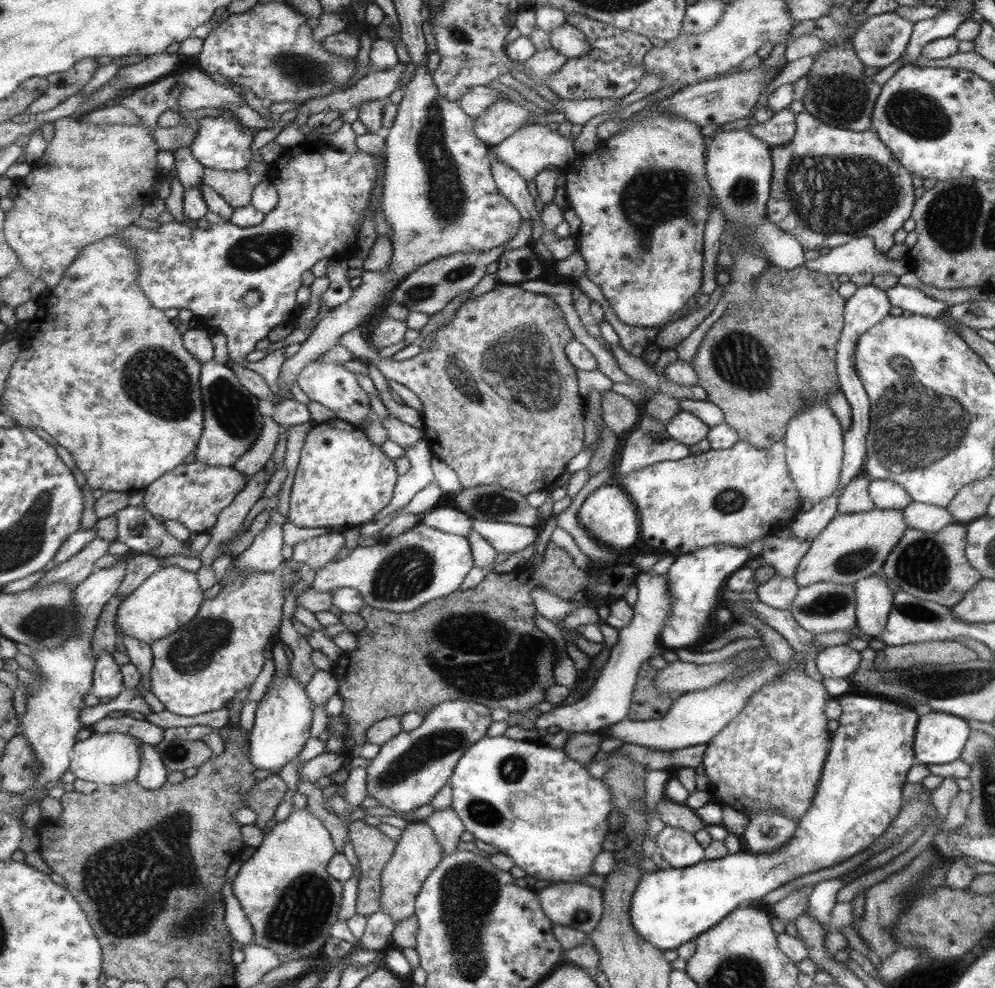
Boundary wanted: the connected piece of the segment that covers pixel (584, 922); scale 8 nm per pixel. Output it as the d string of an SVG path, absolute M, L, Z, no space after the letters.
M574 882L551 883L537 891L552 924L576 928L587 934L597 928L604 903L597 888Z

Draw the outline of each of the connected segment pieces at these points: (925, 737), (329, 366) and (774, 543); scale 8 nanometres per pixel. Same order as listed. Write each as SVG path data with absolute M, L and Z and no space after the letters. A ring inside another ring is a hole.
M923 711L915 729L917 763L945 764L959 759L969 736L966 719L943 712Z
M317 360L311 361L298 374L298 386L301 392L307 395L309 400L319 402L333 412L337 419L341 419L352 425L360 426L363 418L369 414L369 394L365 393L355 376L339 363L323 363Z
M769 536L764 540L757 558L763 565L773 568L775 576L791 578L794 577L802 557L810 548L810 543L809 539Z

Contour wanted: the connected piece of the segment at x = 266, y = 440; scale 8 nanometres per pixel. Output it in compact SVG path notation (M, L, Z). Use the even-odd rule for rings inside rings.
M271 416L264 417L262 432L259 433L258 440L233 464L235 469L243 473L245 482L249 481L249 477L253 474L259 472L270 458L271 450L279 439L278 434L279 425L271 419Z

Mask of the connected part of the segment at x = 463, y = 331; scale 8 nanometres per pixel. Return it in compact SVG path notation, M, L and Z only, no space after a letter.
M499 284L495 289L466 300L459 306L452 320L443 328L433 331L433 340L429 349L421 349L421 352L409 360L391 361L390 358L380 358L376 350L371 348L365 339L363 332L358 327L345 332L339 337L339 345L346 348L354 358L361 359L365 362L373 362L380 370L380 374L386 379L391 379L403 386L409 388L413 394L416 394L421 401L421 420L423 438L427 441L432 455L437 457L455 471L461 488L471 488L473 486L495 484L507 490L515 490L523 496L541 489L549 489L549 484L555 482L559 478L559 474L563 472L565 464L581 450L583 442L583 404L581 398L577 396L577 378L575 378L575 370L573 364L567 362L565 347L571 342L571 330L565 324L563 312L559 310L559 306L555 304L552 298L549 298L543 292L534 293L523 290L517 285Z

